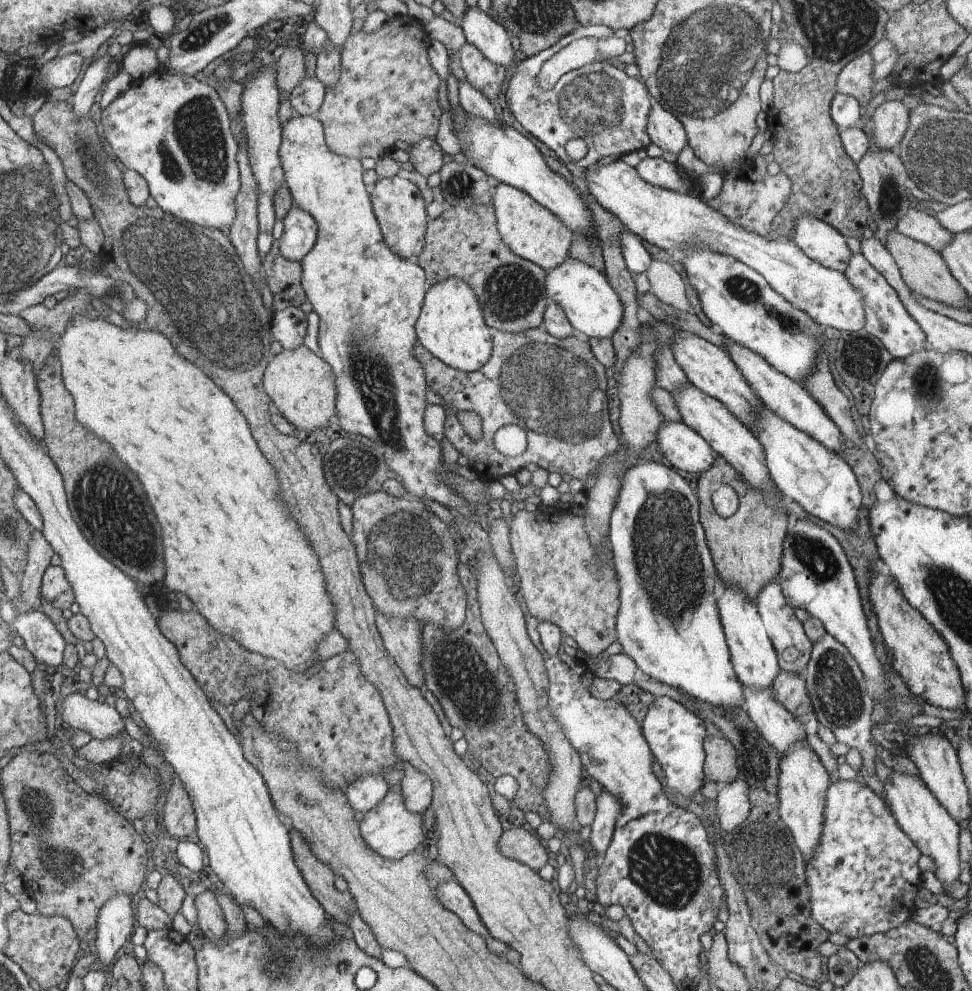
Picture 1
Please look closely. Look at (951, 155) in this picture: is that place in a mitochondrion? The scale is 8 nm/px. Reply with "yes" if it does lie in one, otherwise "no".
yes

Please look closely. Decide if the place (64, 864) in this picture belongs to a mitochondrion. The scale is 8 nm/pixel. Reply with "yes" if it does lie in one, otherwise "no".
yes

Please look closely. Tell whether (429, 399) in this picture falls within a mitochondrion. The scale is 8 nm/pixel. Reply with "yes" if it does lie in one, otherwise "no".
no

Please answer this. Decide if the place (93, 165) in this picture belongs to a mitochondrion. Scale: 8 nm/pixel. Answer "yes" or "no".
yes

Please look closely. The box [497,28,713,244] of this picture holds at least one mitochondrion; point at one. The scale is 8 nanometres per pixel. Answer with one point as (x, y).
(595, 108)

